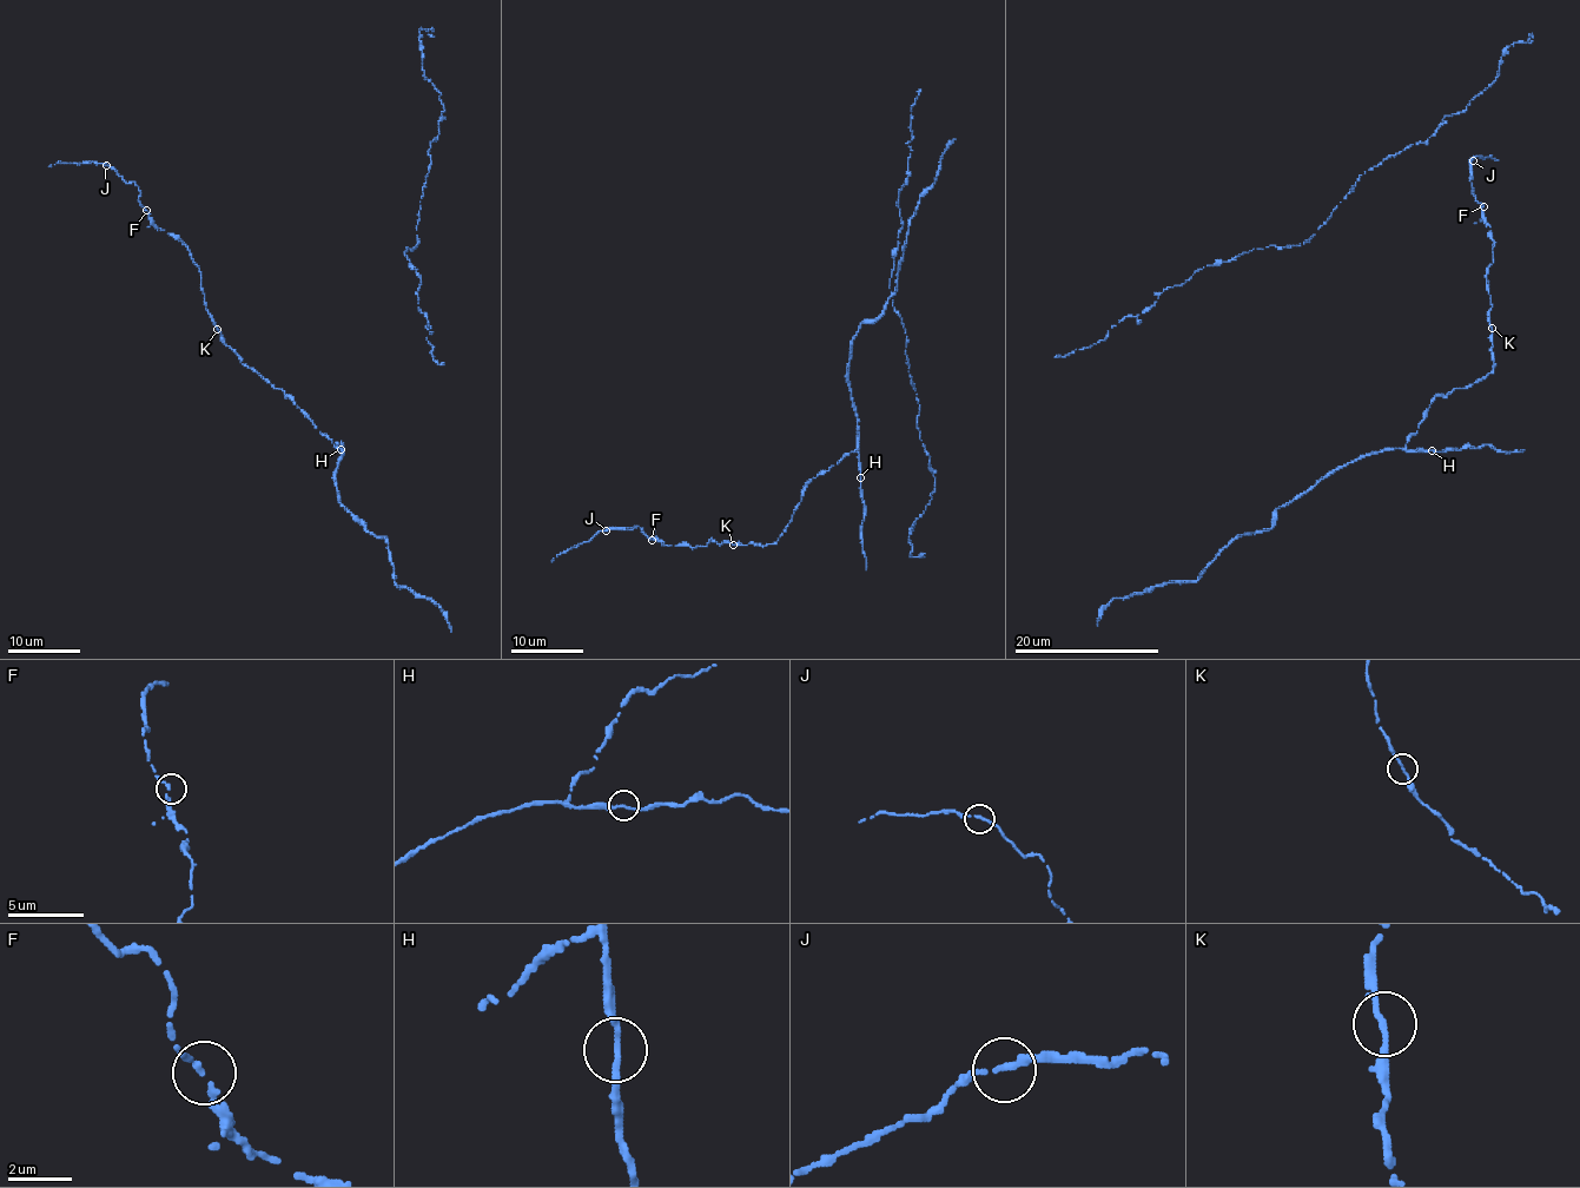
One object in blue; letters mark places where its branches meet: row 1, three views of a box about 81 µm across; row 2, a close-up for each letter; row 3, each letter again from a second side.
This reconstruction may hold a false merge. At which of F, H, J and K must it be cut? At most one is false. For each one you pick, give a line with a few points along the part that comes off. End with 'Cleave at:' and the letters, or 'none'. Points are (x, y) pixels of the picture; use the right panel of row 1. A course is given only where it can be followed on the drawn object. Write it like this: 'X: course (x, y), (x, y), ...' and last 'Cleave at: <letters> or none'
Cleave at: none

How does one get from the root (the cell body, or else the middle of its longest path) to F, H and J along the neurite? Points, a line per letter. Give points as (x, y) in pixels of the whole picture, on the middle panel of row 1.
F: (857, 417), (857, 448), (805, 484), (792, 521), (777, 542), (720, 546), (711, 539), (694, 548), (652, 540)
H: (857, 417), (860, 477)
J: (857, 417), (857, 448), (805, 484), (772, 543), (711, 539), (691, 547), (666, 546), (639, 526), (606, 530)

